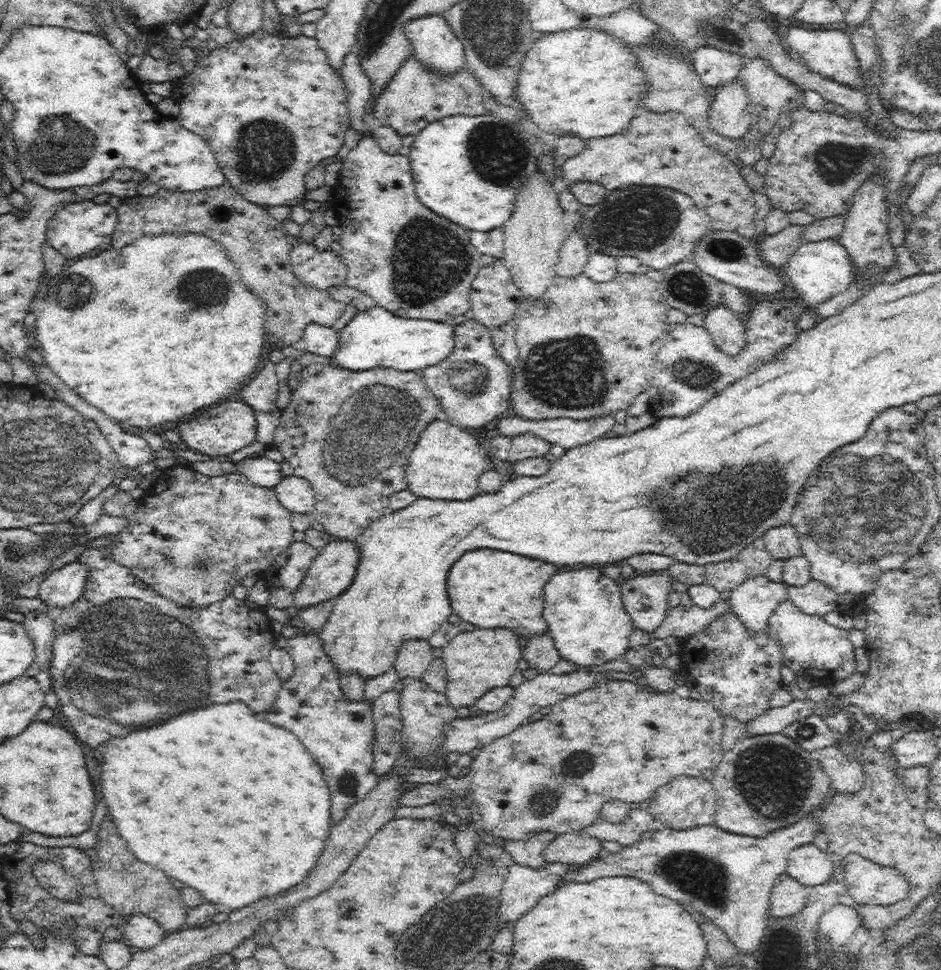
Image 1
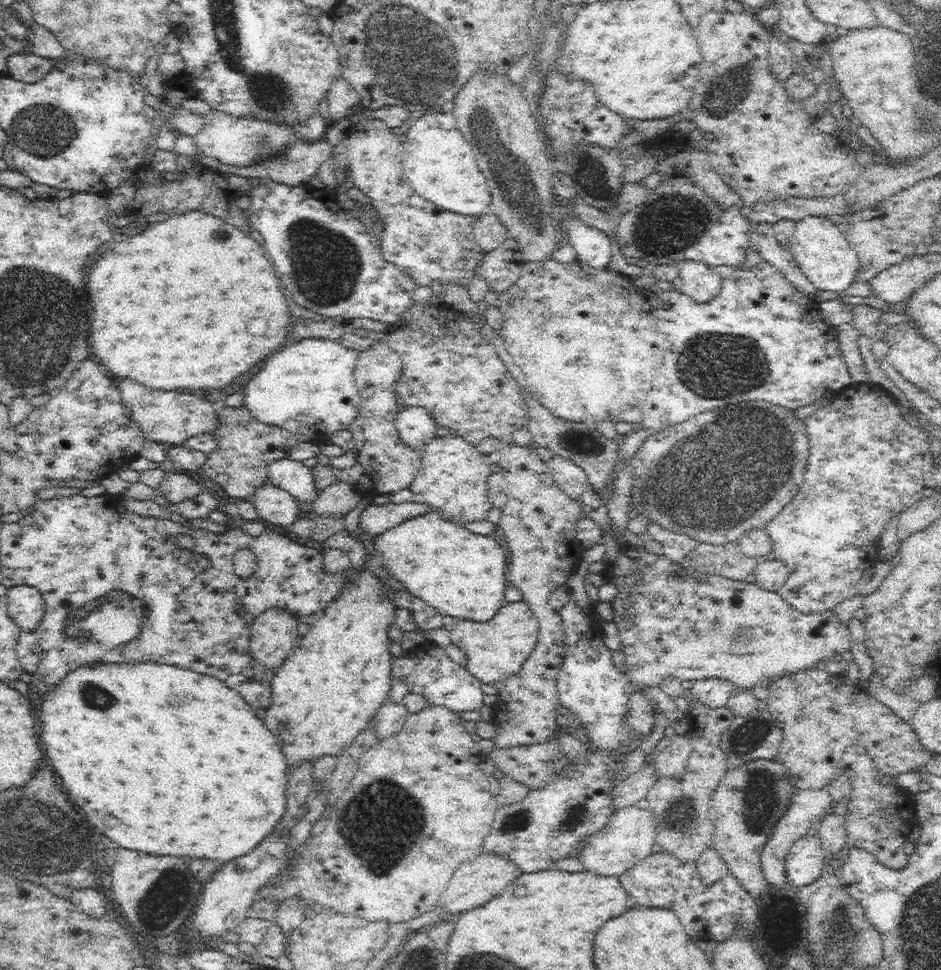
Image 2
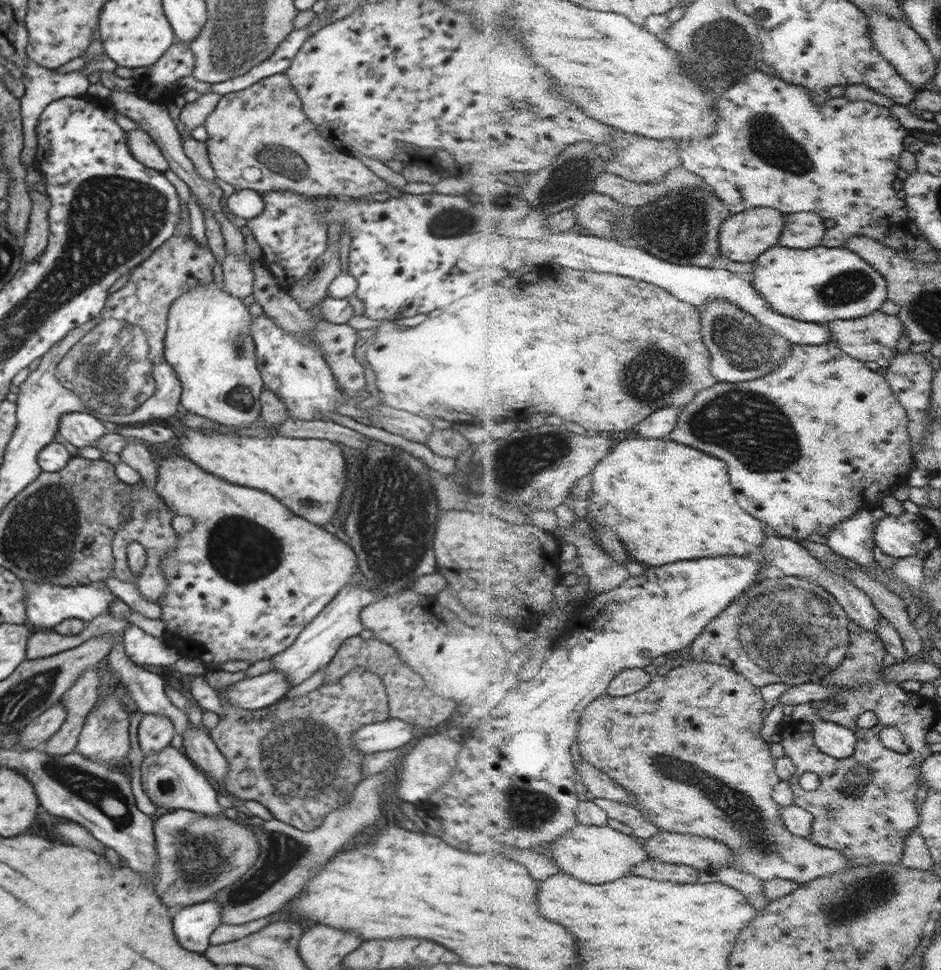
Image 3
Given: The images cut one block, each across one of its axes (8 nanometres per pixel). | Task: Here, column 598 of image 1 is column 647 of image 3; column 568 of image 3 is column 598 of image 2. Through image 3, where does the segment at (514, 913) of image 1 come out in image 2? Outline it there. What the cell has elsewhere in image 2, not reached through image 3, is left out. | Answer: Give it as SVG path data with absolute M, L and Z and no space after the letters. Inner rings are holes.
M638 806L620 807L610 817L608 824L594 838L583 845L581 859L586 871L598 874L619 875L644 860L652 854L652 848L657 842L657 821L654 811L650 808L638 808Z

